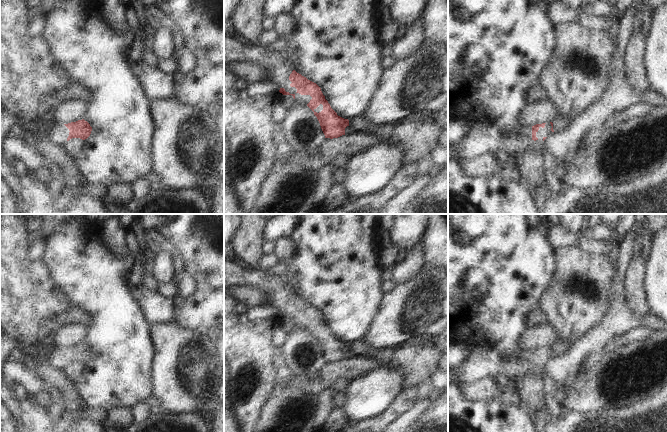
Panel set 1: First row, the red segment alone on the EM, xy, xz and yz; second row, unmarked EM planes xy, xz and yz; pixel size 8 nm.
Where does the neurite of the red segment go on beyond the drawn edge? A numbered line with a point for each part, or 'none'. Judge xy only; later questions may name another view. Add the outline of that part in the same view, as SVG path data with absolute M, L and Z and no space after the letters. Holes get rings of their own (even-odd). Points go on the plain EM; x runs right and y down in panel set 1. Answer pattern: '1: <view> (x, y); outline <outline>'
1: xy (58, 358); outline M54 346L50 355L47 357L47 361L59 370L63 370L67 366L69 360L69 353L64 348Z

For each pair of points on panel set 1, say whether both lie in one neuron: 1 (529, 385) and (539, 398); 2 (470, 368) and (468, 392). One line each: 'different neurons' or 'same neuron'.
1: same neuron
2: different neurons

